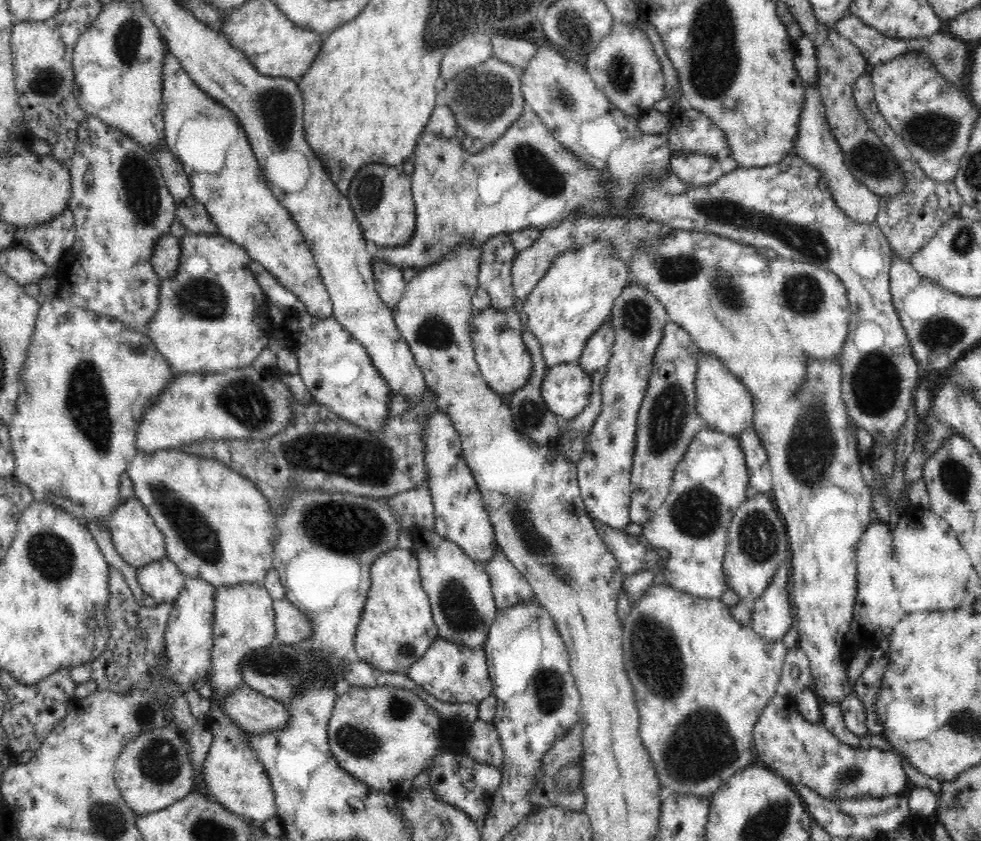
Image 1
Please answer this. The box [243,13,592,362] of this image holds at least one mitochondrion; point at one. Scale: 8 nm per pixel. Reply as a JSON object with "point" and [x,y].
{"point":[485,97]}

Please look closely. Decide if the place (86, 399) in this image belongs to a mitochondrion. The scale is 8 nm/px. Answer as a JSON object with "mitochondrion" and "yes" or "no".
{"mitochondrion":"yes"}

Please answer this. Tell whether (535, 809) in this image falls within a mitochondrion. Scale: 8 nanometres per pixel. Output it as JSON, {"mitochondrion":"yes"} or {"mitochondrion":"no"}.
{"mitochondrion":"no"}

